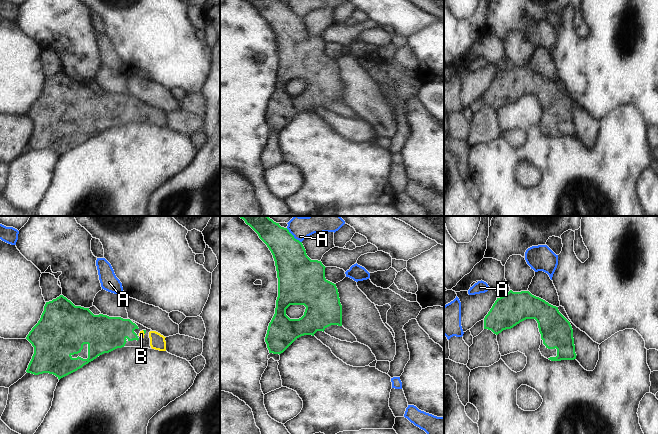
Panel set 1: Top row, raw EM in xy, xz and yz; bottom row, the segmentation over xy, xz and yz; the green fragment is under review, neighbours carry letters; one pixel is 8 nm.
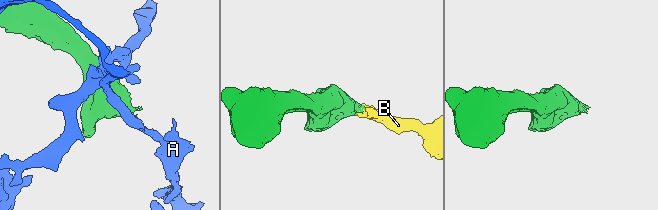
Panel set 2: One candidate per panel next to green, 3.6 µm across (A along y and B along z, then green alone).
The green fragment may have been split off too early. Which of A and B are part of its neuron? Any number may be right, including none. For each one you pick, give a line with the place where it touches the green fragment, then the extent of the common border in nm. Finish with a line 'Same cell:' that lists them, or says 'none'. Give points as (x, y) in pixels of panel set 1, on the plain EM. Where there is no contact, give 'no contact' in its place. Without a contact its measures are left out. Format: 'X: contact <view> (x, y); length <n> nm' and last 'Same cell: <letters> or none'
B: contact xy (144, 108); length 40 nm
Same cell: B

